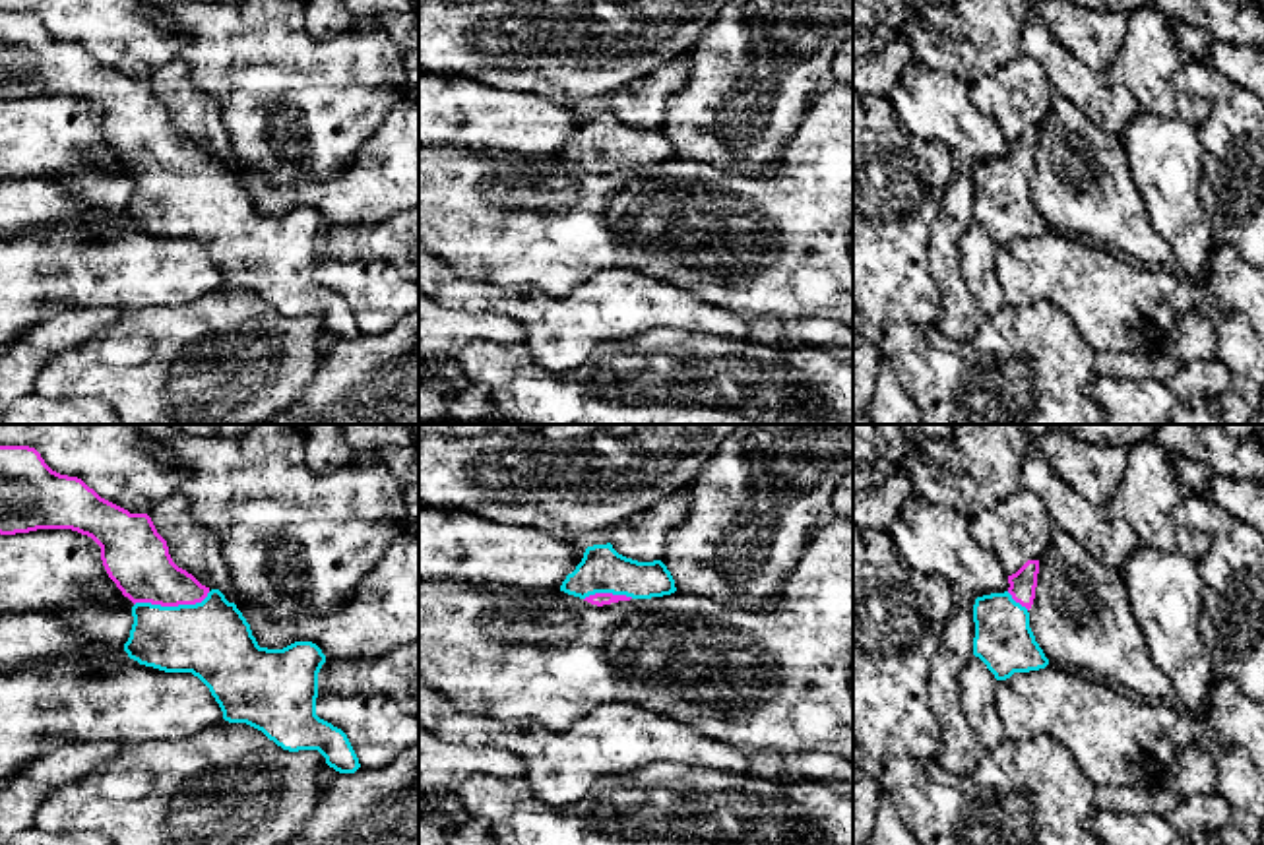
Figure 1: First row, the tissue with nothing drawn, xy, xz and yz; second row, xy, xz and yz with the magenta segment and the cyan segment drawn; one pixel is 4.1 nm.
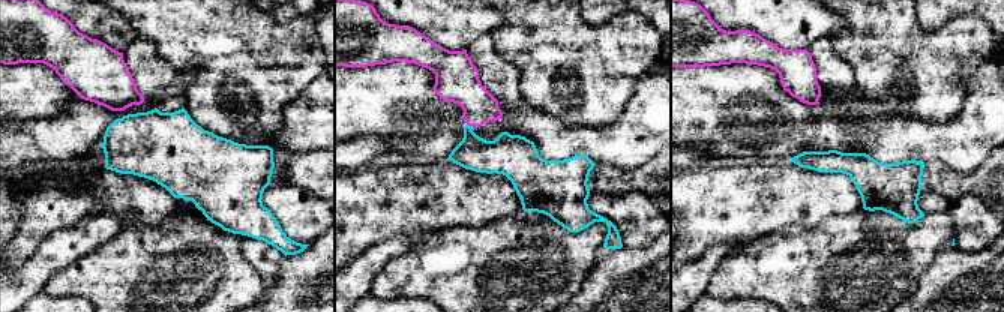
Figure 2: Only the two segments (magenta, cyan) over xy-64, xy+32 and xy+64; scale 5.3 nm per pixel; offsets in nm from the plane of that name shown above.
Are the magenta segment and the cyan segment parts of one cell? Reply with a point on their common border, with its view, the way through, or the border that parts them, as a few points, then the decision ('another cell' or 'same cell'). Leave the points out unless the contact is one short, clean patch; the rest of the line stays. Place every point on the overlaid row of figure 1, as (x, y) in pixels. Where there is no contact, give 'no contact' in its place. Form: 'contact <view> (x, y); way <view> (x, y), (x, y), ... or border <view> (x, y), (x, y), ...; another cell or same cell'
contact xy (171, 605); way xy (136, 557), (171, 605), (212, 640); same cell

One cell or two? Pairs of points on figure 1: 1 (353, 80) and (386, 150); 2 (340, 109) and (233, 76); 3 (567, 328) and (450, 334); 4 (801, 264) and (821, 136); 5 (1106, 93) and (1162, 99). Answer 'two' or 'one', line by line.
1: two
2: one
3: two
4: one
5: two

